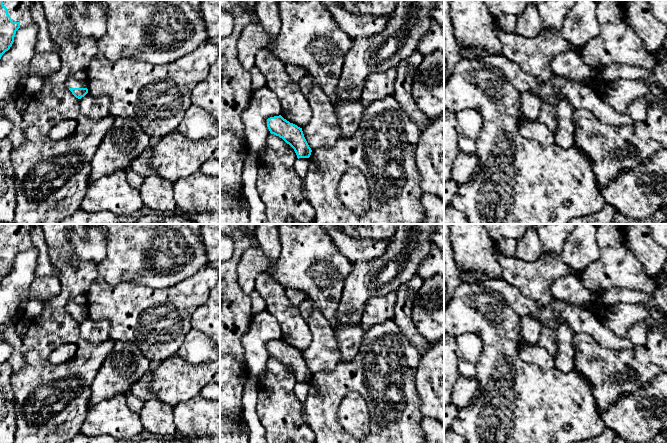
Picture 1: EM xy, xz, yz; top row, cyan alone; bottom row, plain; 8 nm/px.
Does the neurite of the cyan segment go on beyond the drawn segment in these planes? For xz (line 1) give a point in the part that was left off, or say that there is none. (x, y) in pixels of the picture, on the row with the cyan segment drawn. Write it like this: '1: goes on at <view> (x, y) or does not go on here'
1: does not go on here

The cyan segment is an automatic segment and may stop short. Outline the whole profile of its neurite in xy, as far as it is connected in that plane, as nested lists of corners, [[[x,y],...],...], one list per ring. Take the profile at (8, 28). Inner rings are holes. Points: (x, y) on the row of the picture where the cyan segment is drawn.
[[[0,0],[0,59],[14,42],[16,31],[31,23],[33,0]]]

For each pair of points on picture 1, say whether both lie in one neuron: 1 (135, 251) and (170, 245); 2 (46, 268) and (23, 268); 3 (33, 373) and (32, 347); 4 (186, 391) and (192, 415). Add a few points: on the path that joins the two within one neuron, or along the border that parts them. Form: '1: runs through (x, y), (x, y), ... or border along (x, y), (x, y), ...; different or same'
1: runs through (144, 246), (161, 245); same
2: border along (31, 245), (37, 251), (34, 276); different
3: runs through (33, 367), (33, 353); same
4: border along (198, 393), (189, 399), (177, 403), (173, 407); different

